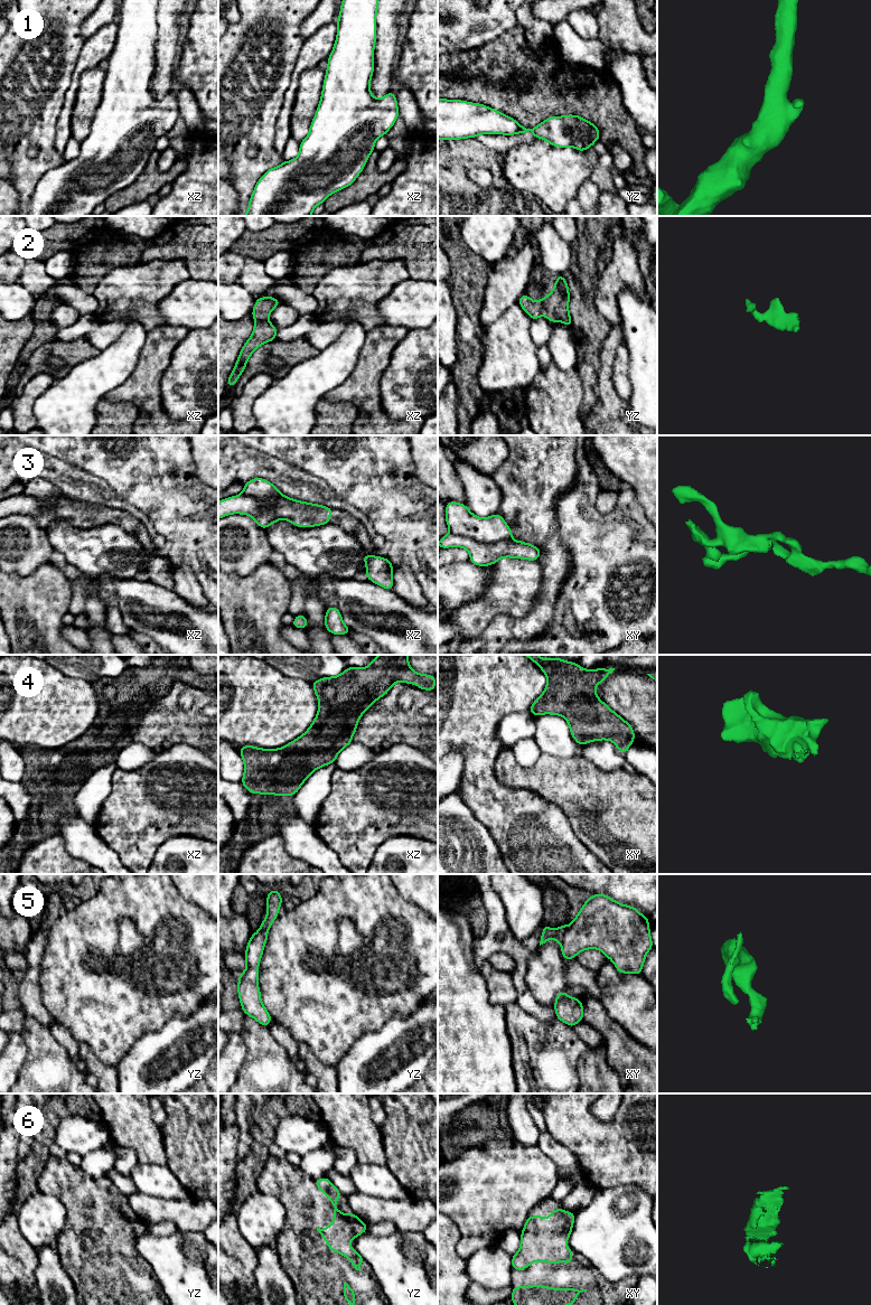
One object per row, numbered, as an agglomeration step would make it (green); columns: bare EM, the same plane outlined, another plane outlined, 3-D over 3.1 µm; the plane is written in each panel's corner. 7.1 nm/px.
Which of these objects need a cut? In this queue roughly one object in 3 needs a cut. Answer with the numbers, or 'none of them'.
5

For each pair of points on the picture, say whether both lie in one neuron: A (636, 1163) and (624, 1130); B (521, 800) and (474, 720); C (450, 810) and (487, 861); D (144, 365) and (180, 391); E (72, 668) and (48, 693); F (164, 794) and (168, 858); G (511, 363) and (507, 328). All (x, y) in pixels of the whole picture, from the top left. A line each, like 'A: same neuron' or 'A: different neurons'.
A: same neuron
B: same neuron
C: same neuron
D: different neurons
E: different neurons
F: different neurons
G: same neuron

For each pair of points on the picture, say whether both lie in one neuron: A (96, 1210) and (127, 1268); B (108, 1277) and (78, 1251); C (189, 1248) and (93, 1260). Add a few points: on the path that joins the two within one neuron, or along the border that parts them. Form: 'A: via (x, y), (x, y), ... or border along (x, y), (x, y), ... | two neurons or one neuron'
A: via (111, 1224), (115, 1229), (115, 1254) | one neuron
B: via (101, 1269), (86, 1255) | one neuron
C: border along (148, 1229), (133, 1240), (133, 1247), (146, 1261) | two neurons

